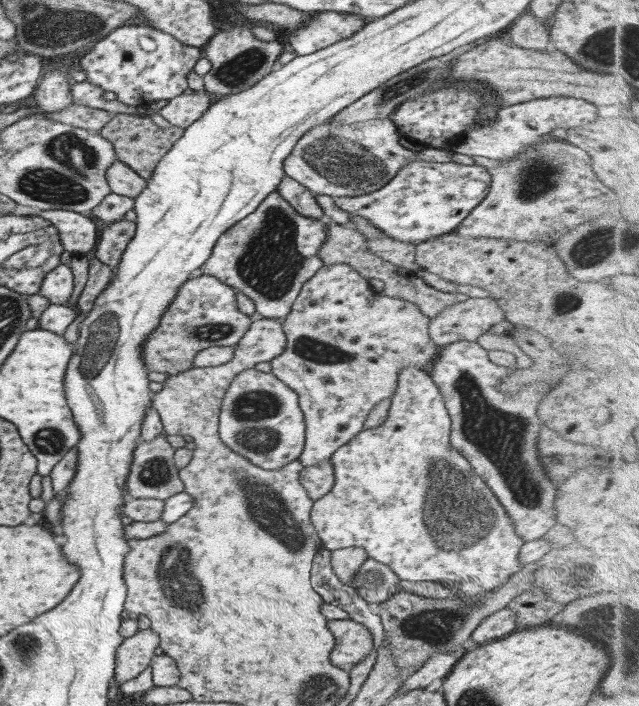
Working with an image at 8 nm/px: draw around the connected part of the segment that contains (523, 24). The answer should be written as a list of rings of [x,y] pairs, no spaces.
[[[525,11],[509,26],[506,38],[524,49],[546,51],[551,36],[540,18]]]

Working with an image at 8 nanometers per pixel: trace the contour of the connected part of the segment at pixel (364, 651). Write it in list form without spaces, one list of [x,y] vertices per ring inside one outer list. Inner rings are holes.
[[[352,619],[328,621],[328,629],[334,635],[334,650],[330,652],[330,662],[334,666],[357,665],[374,648],[374,636]]]

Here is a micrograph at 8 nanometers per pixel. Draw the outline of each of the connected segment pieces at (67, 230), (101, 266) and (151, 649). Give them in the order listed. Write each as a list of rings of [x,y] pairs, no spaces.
[[[21,205],[16,212],[22,216],[40,216],[57,228],[64,250],[82,256],[94,250],[98,230],[92,219],[70,210],[40,210]]]
[[[94,257],[89,260],[89,273],[84,291],[78,300],[79,308],[84,313],[90,313],[95,306],[96,300],[103,294],[114,278],[115,271],[106,263],[100,262]]]
[[[151,628],[136,631],[136,634],[125,638],[118,646],[114,668],[114,686],[137,677],[151,664],[156,648],[160,646],[158,633]]]

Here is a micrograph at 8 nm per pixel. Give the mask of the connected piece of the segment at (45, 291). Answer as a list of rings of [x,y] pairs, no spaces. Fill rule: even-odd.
[[[60,264],[44,276],[38,294],[46,297],[50,304],[65,305],[70,299],[73,287],[72,269],[68,264]]]

